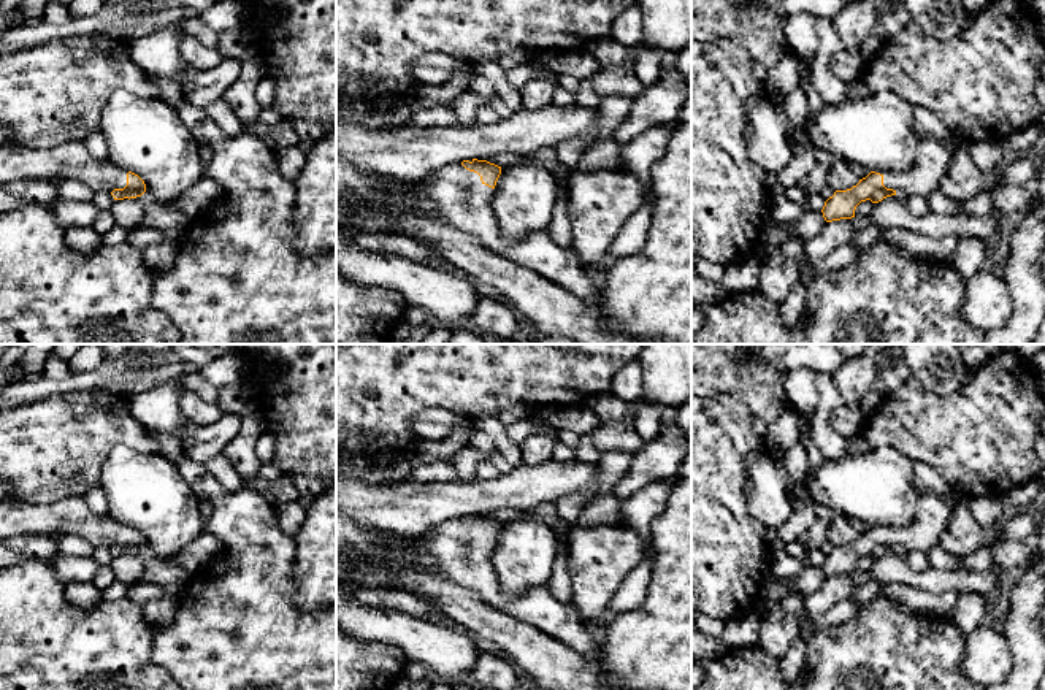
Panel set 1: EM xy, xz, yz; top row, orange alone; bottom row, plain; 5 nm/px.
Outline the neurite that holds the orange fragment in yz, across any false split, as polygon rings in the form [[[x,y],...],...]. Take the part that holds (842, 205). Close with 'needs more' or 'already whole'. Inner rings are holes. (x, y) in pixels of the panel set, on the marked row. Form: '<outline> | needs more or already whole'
[[[937,138],[920,140],[913,163],[905,171],[877,170],[847,190],[836,190],[821,209],[826,222],[852,219],[861,201],[878,203],[891,195],[926,197],[940,189],[955,151]]] | needs more

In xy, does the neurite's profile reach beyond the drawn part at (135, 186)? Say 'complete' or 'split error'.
split error

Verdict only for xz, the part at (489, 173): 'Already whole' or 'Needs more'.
Needs more

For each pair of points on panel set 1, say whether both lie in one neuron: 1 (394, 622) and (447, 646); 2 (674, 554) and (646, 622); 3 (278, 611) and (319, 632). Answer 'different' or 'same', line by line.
1: same
2: same
3: same

